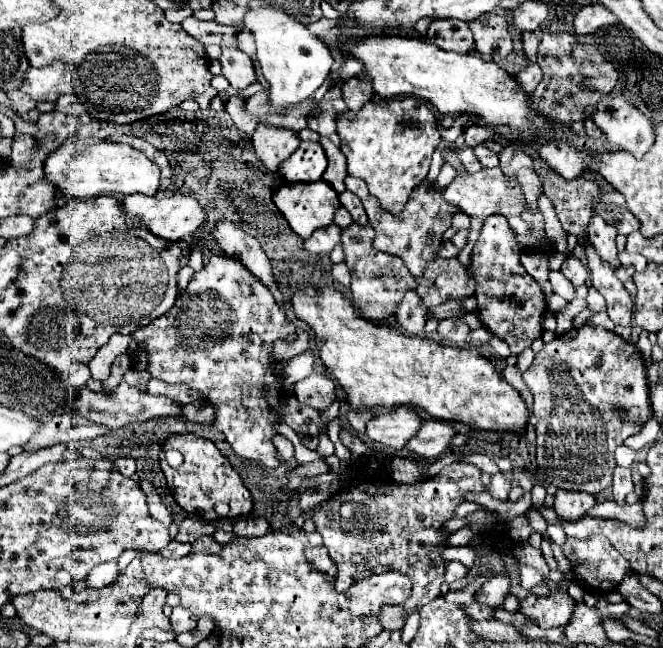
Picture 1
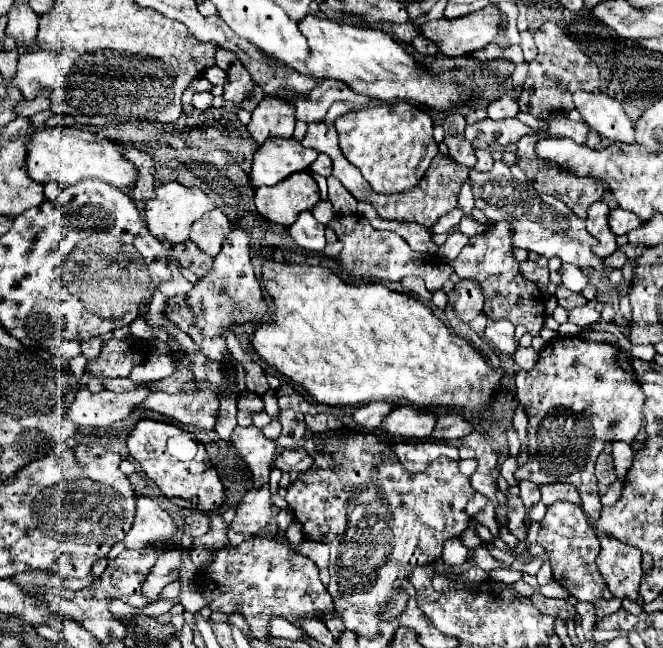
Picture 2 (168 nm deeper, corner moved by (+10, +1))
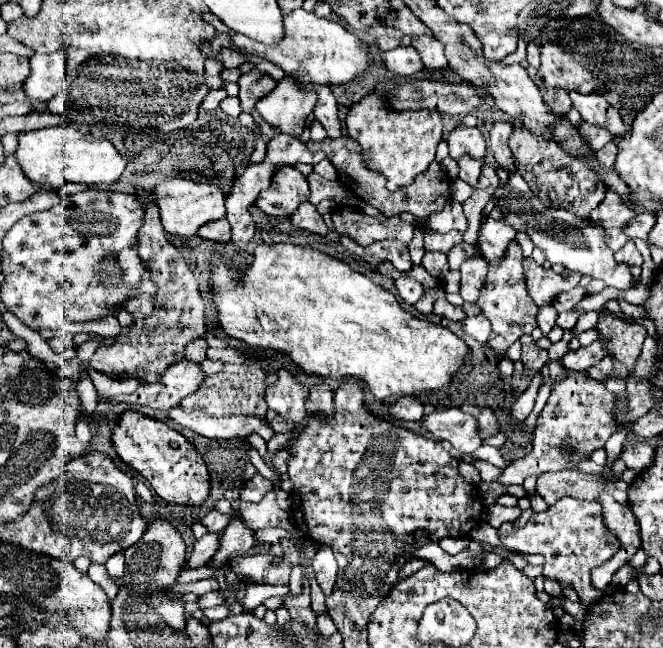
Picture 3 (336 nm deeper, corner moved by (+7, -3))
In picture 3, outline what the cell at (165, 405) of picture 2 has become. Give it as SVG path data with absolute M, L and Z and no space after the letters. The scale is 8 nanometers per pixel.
M206 416L204 422L206 430L202 432L202 436L208 438L232 438L232 436L250 436L250 434L258 434L264 440L270 440L274 436L274 430L268 422L256 418L256 416L228 416L228 418L212 418Z

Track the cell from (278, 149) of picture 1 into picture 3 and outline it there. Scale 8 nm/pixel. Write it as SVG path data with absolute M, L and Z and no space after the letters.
M284 76L278 86L256 104L258 114L270 126L290 136L302 134L306 116L316 106L316 92L304 90L300 84L296 76Z

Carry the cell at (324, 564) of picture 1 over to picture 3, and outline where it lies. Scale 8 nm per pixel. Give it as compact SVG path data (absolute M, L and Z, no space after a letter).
M322 546L316 552L316 556L312 560L312 568L316 572L316 580L318 580L320 588L322 588L322 592L326 596L330 596L332 590L334 590L336 578L338 578L338 564L336 564L336 558L334 558L334 554L332 554L332 550L328 546Z

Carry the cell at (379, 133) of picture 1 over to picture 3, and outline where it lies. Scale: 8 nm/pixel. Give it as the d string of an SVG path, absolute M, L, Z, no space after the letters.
M366 94L360 102L350 106L346 116L348 136L362 146L368 168L382 172L388 180L388 190L396 190L412 184L412 180L428 168L434 160L436 146L442 140L442 116L438 112L396 112L390 110L380 96Z

